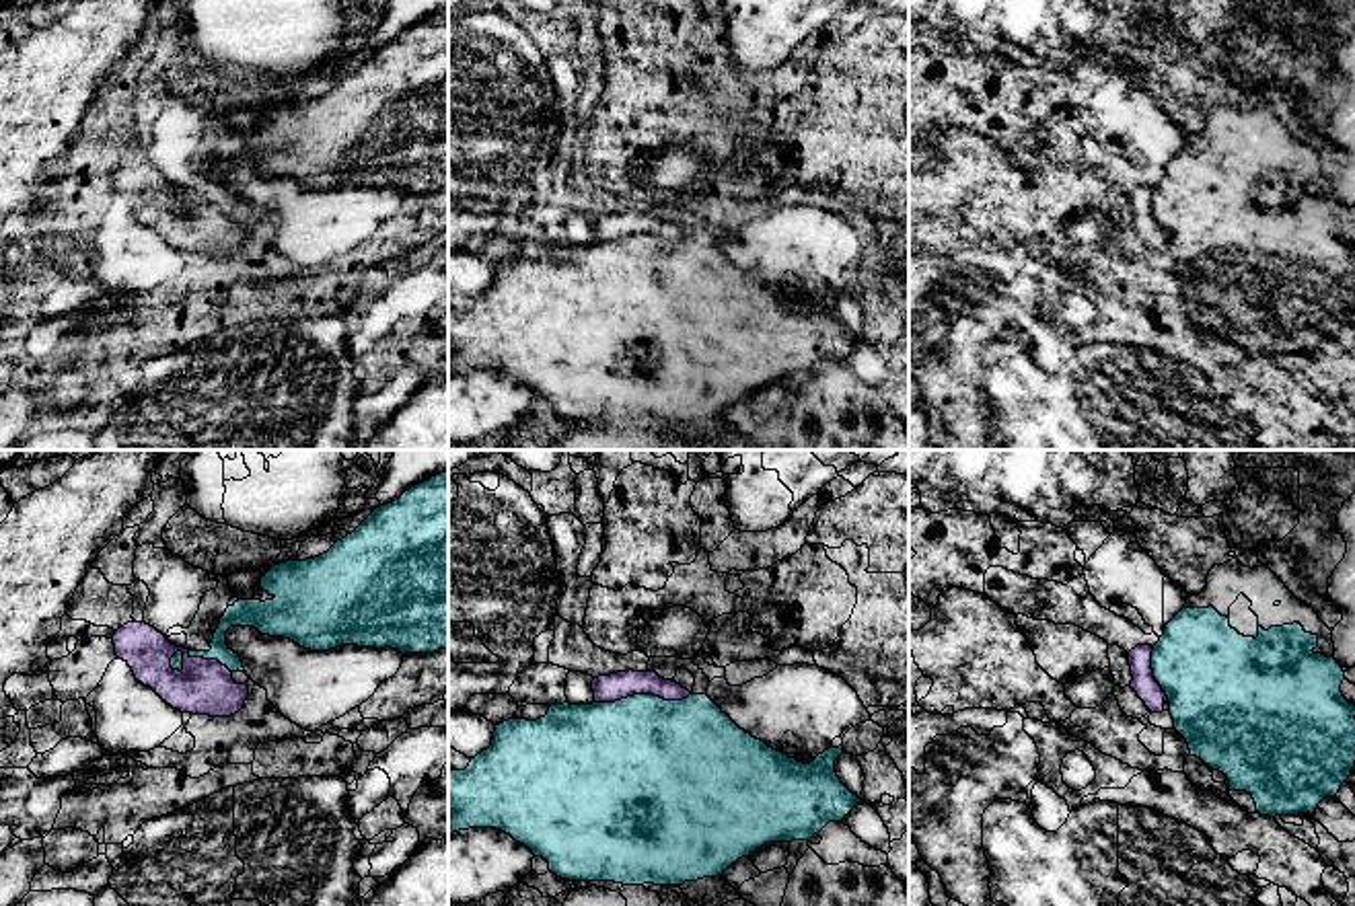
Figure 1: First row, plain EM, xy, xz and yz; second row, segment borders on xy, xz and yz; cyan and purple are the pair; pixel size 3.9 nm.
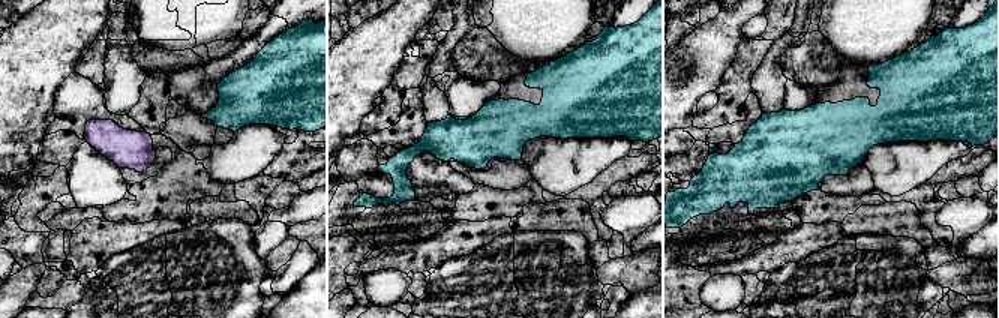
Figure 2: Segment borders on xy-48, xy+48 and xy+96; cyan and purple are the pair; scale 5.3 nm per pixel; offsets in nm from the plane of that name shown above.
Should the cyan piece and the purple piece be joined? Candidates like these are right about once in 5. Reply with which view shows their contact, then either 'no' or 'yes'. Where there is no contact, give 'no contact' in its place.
meets cyan in xz; no

